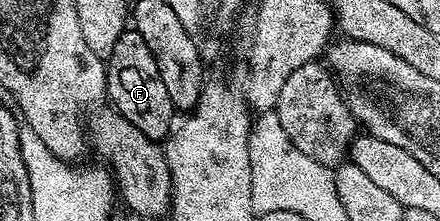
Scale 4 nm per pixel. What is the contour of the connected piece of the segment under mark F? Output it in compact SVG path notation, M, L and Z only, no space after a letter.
M123 31L116 45L108 52L106 95L114 110L119 111L129 123L136 125L136 129L140 129L144 137L162 141L171 134L176 123L176 108L164 86L164 77L160 77L160 69L156 69L156 57L152 57L148 41L144 41L138 31Z

